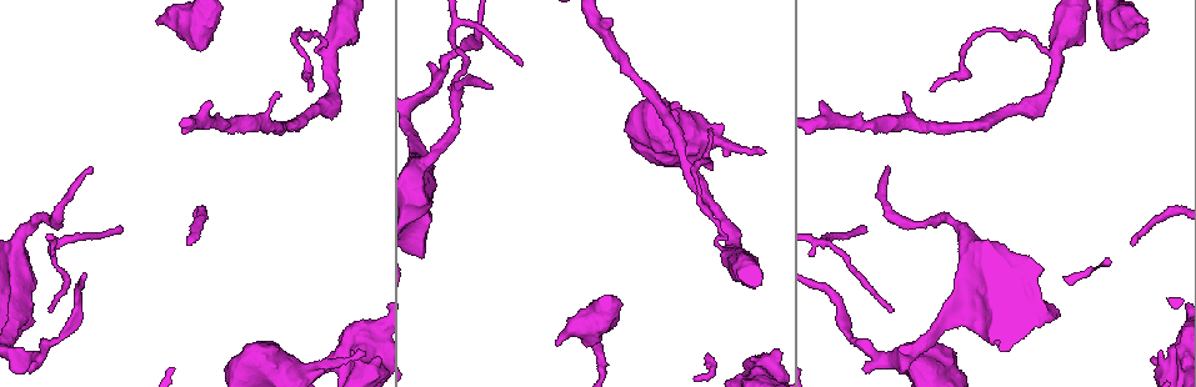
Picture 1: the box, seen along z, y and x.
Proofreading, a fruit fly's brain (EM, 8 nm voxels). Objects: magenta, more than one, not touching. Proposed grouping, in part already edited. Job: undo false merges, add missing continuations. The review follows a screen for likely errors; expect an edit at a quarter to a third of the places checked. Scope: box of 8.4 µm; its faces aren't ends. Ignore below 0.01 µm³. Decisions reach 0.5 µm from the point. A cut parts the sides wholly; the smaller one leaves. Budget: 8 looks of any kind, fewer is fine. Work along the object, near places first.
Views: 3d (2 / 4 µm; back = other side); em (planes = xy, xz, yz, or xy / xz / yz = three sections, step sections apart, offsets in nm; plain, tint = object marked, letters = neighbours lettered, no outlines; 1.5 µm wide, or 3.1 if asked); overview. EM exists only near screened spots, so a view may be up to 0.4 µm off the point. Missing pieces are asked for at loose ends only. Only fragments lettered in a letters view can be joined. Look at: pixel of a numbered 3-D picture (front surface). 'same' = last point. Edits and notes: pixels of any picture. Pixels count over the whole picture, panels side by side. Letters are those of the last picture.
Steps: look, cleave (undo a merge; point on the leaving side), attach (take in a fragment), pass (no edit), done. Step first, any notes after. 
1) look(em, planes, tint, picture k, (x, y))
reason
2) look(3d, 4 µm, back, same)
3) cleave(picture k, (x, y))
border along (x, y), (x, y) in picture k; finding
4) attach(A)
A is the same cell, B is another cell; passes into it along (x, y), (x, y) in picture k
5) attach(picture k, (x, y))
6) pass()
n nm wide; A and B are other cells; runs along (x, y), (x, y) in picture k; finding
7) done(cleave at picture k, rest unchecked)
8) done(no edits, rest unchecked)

look(em, planes, letters, picture 1, (775, 349))
free end

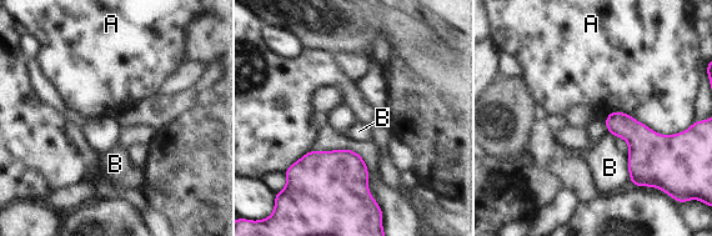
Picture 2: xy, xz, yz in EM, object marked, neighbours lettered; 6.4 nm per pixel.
pass()
A and B are other cells; border along (613, 110), (663, 135), (690, 127) in picture 2; no lettered fragment goes on from it

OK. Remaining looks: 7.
look(3d, 4 µm, picture 1, (175, 16))
calibre changes

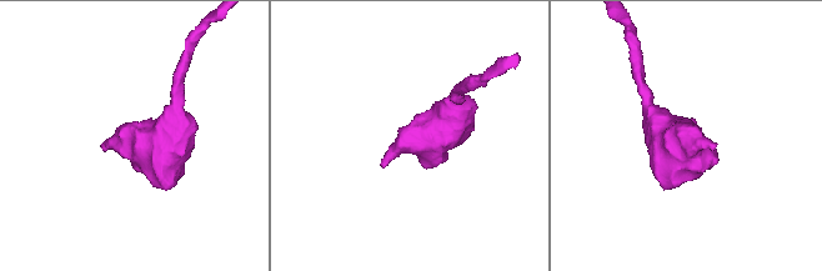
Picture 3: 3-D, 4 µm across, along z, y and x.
look(em, xz, step 8, letters, picture 3, (131, 141))

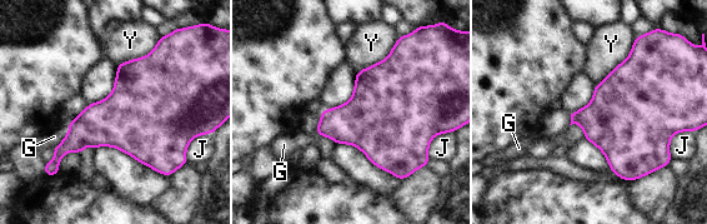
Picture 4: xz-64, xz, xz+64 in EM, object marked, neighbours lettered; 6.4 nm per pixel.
pass()
Y touches over 320 nm; G, J and Y are other cells; border along (396, 43), (384, 59), (356, 73) in picture 4; all the same cell

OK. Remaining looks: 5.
look(em, planes, letters, picture 1, (929, 90))
branch stops here

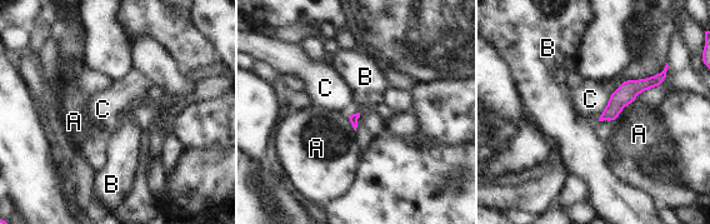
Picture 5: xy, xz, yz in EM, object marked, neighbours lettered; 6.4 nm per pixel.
pass()
A, B and C are other cells; runs along (659, 78), (634, 86), (604, 117) in picture 5; none of them fits

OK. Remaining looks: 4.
done(no edits, rest unchecked)

